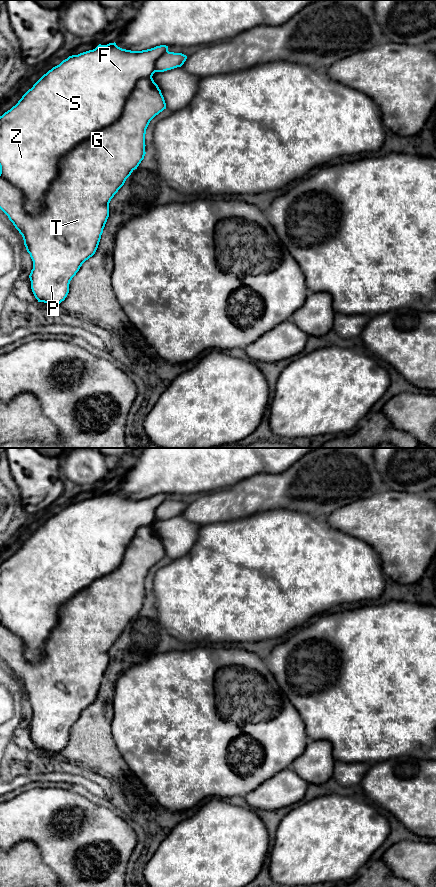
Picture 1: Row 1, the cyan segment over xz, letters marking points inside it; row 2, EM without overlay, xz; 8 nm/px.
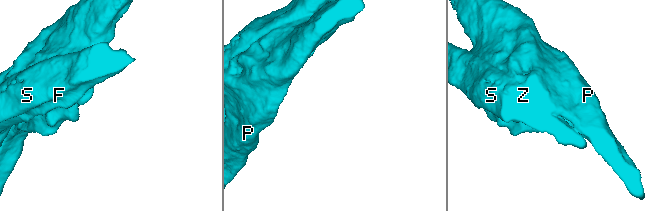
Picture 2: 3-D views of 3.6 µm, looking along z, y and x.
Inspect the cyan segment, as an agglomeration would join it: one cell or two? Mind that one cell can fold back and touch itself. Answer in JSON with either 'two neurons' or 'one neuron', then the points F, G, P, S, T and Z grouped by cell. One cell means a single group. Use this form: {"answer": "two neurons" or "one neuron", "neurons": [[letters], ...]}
{"answer": "two neurons", "neurons": [["F", "S", "Z"], ["G", "P", "T"]]}

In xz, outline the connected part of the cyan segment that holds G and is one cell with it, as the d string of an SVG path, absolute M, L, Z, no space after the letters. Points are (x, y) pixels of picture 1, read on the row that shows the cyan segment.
M140 78L128 96L119 119L112 125L94 132L60 159L58 175L50 183L41 209L34 214L25 211L23 192L0 176L0 209L22 235L26 250L33 261L29 278L32 292L38 302L58 305L67 297L70 281L98 248L109 217L111 199L144 159L145 134L150 121L164 109L166 109L164 97L153 78Z

